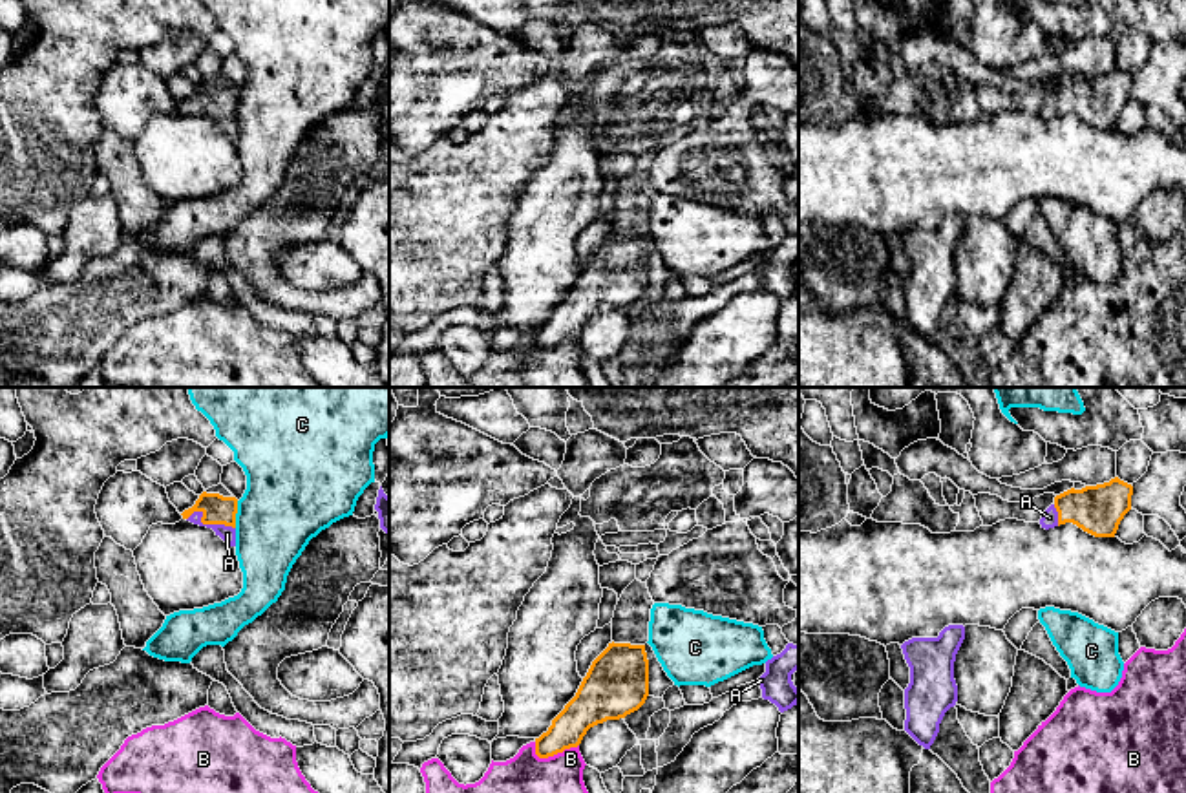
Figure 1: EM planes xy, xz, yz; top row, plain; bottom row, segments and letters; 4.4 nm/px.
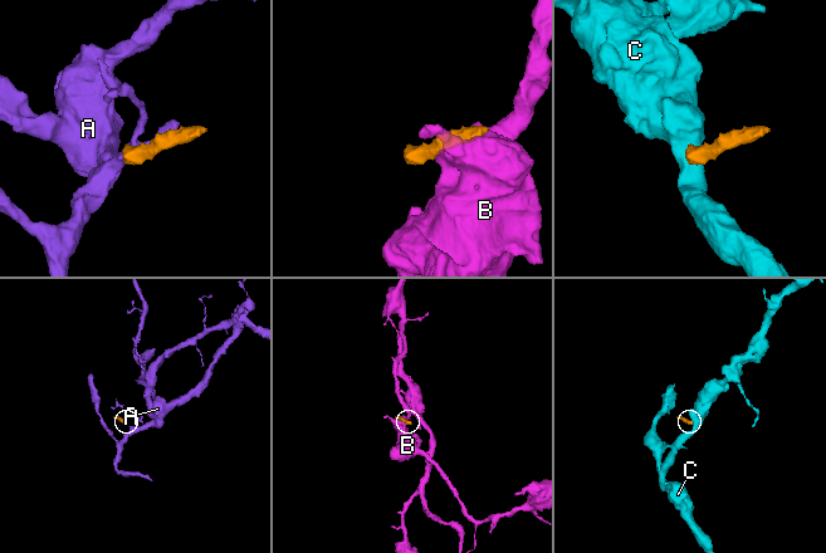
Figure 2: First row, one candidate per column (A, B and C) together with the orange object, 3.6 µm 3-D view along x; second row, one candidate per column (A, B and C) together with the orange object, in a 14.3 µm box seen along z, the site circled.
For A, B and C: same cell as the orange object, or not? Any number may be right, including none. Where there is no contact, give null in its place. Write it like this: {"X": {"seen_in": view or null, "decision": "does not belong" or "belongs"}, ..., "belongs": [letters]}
{"A": {"seen_in": "xy", "decision": "belongs"}, "B": {"seen_in": "xz", "decision": "does not belong"}, "C": {"seen_in": "xy", "decision": "does not belong"}, "belongs": ["A"]}

